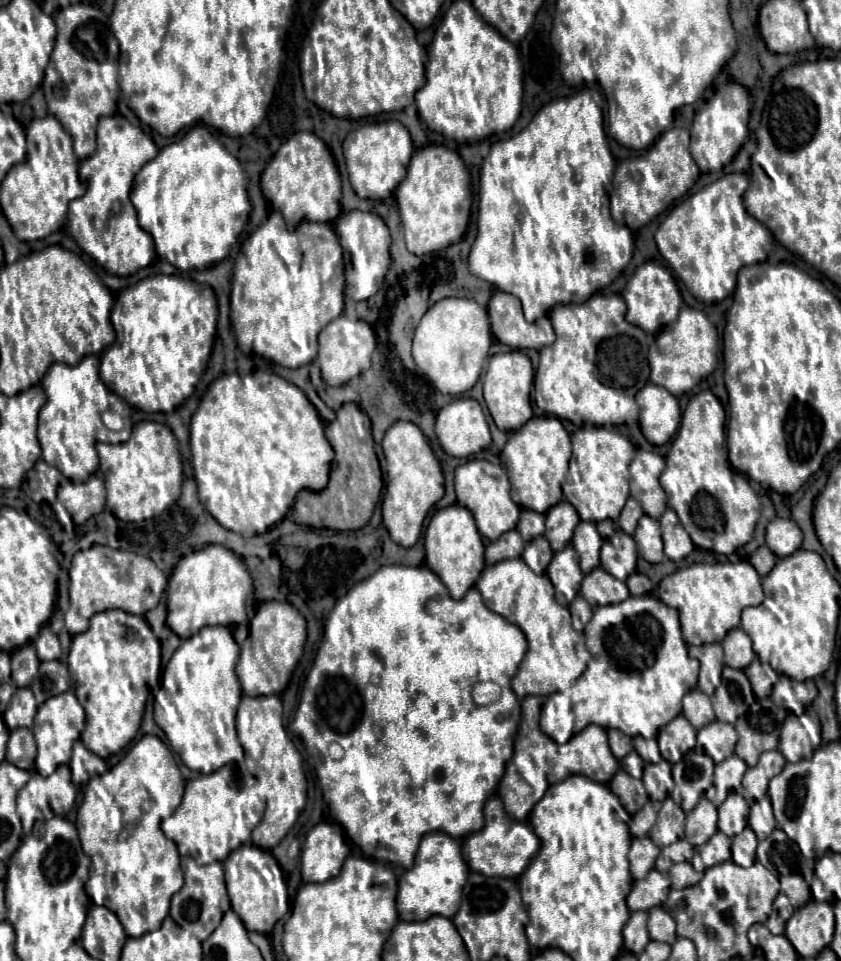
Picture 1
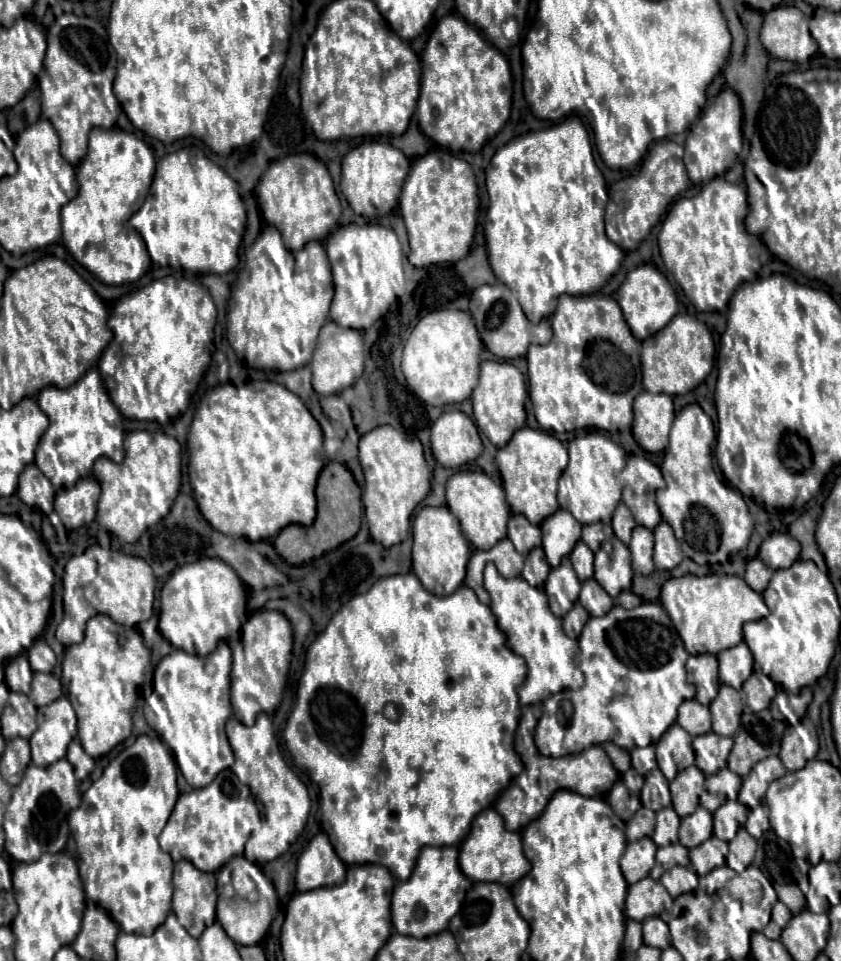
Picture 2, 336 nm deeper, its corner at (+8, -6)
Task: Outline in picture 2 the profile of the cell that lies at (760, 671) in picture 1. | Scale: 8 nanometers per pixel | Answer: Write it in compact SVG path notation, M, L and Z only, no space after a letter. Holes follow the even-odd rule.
M753 672L749 681L743 685L743 693L747 697L747 705L757 713L769 707L777 693L776 684L766 675Z

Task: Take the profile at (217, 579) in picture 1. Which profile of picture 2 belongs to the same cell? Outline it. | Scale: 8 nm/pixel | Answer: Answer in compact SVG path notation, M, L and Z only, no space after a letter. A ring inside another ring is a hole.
M203 557L203 559L195 561L195 563L187 563L187 565L183 565L183 567L177 567L177 569L171 573L171 577L167 579L167 583L163 585L163 589L161 589L161 617L159 617L158 621L159 631L161 631L161 635L163 635L173 647L177 647L177 649L183 649L183 651L195 653L195 655L209 655L211 651L215 651L217 643L219 643L219 641L227 641L227 637L231 637L233 631L237 631L237 635L239 635L241 619L239 619L239 615L237 615L237 605L239 605L239 601L241 601L243 597L245 597L245 585L243 585L241 579L235 575L235 571L233 571L227 563L223 563L221 559L207 559L207 557Z

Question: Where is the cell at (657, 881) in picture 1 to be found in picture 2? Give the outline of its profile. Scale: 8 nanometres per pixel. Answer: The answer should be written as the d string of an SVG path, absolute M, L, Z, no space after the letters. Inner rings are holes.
M645 877L639 883L629 885L627 901L625 901L625 915L629 919L643 921L647 917L659 915L661 911L669 911L671 905L673 905L673 899L667 893L667 889L659 881Z

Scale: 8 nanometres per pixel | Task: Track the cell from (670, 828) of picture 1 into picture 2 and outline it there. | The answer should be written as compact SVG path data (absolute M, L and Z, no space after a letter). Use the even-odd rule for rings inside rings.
M671 807L661 809L657 813L657 823L655 823L655 833L653 833L653 841L659 847L667 847L677 843L677 831L679 831L679 815L675 815L675 811Z

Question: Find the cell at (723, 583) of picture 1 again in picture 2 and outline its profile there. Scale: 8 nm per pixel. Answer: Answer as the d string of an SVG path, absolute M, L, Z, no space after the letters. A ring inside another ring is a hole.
M710 574L705 577L685 575L679 579L669 579L663 585L661 605L669 613L677 633L681 635L685 649L691 655L703 655L725 651L743 641L741 627L747 621L757 621L769 615L769 609L763 601L763 595L753 591L741 577L735 575Z

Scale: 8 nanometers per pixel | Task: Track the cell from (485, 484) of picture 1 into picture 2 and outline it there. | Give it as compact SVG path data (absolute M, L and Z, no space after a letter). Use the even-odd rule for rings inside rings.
M459 471L447 481L447 507L459 519L463 537L475 545L475 549L491 549L495 543L507 537L509 507L505 491L483 471Z

